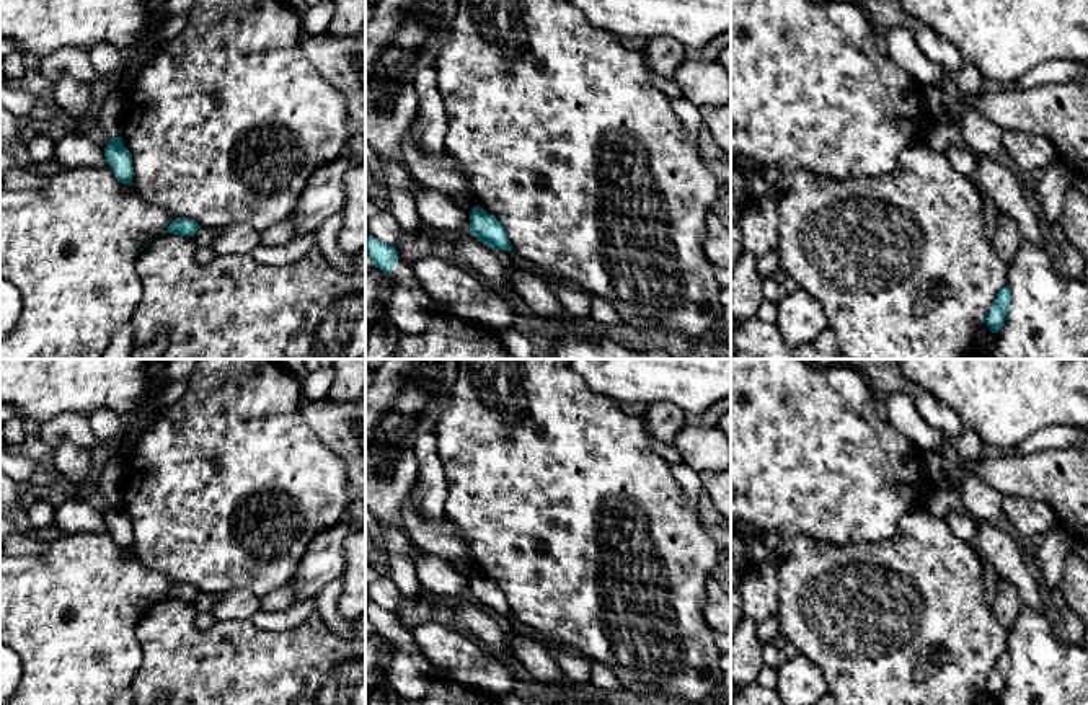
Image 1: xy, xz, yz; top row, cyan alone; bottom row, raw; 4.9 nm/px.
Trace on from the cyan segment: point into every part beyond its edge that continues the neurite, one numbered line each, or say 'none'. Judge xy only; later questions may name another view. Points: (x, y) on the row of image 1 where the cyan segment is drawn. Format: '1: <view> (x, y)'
none

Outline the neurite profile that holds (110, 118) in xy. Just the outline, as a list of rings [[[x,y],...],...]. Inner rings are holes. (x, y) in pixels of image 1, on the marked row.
[[[117,90],[111,93],[98,114],[98,126],[111,137],[119,137],[121,124],[126,113],[126,96]]]

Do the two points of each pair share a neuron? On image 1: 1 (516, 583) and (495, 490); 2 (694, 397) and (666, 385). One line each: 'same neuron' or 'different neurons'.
1: same neuron
2: same neuron

